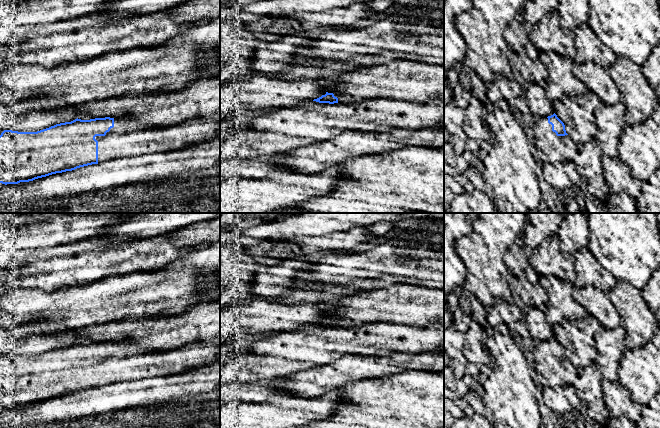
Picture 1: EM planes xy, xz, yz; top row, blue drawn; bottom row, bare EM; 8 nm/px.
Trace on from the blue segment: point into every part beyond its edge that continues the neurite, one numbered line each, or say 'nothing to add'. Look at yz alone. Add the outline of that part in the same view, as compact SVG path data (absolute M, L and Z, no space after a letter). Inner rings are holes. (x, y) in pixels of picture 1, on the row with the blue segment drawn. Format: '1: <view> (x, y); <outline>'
1: yz (558, 149); M547 117L537 118L533 125L535 146L547 156L550 164L573 161L579 145L569 135L557 136Z

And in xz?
1: xz (422, 83); M392 59L383 65L364 66L343 76L336 76L331 80L326 92L333 93L338 98L338 103L351 104L365 99L388 99L430 104L435 100L444 100L444 66L431 65L402 59Z

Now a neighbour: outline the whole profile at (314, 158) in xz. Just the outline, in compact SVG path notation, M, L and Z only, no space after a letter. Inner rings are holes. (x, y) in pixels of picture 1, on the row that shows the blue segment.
M394 128L384 132L345 132L327 141L266 157L295 173L320 173L361 154L378 154L411 146L444 147L444 128Z

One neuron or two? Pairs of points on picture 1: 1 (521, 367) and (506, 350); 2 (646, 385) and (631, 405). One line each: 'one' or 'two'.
1: two
2: two

